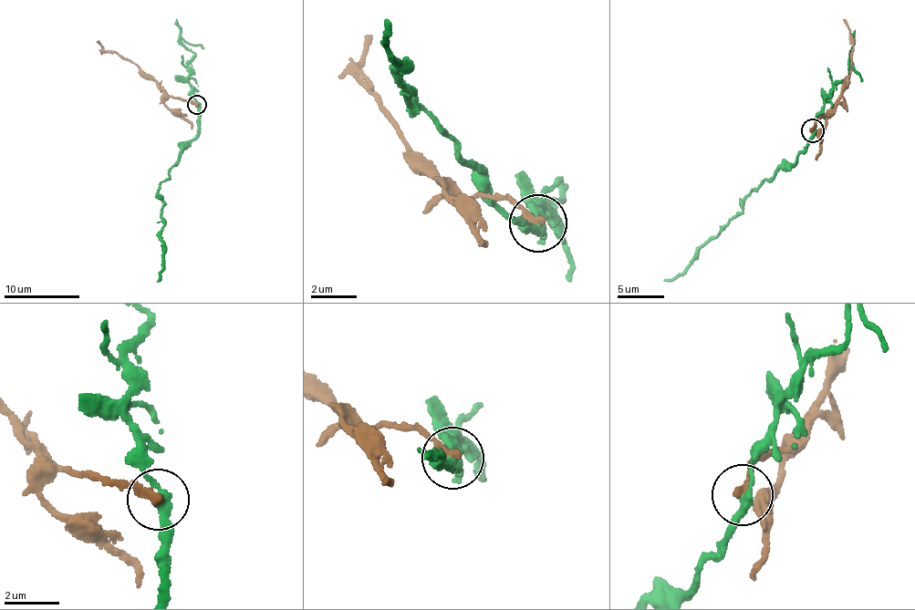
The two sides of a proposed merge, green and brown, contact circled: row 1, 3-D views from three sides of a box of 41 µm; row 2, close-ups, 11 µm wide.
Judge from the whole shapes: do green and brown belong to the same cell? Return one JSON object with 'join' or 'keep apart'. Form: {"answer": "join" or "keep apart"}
{"answer": "keep apart"}

